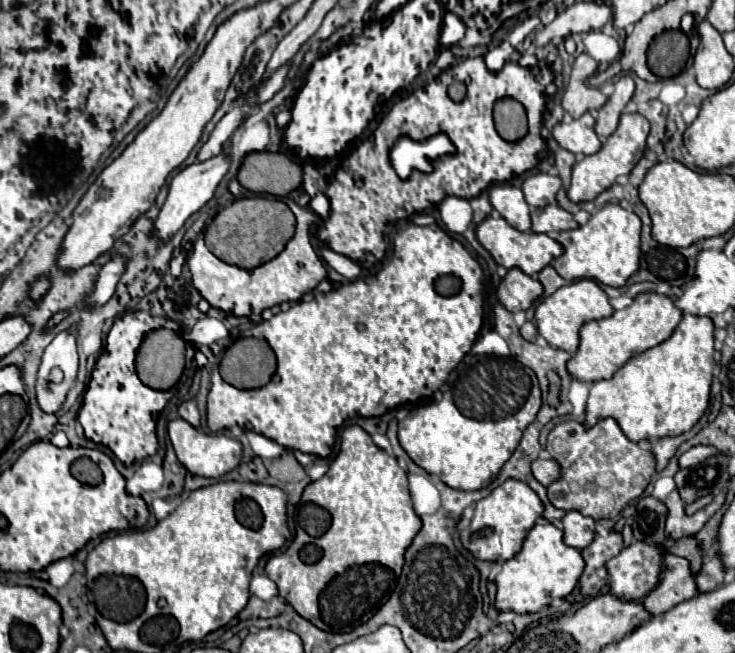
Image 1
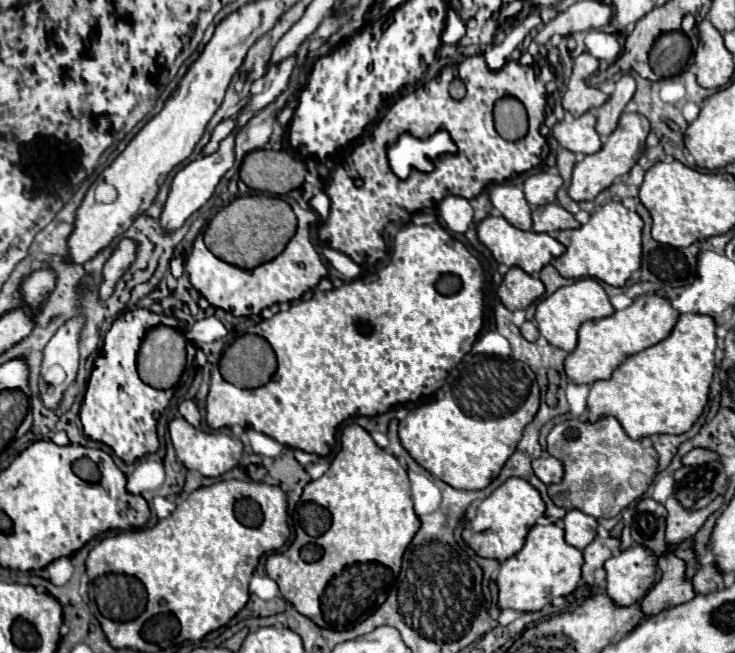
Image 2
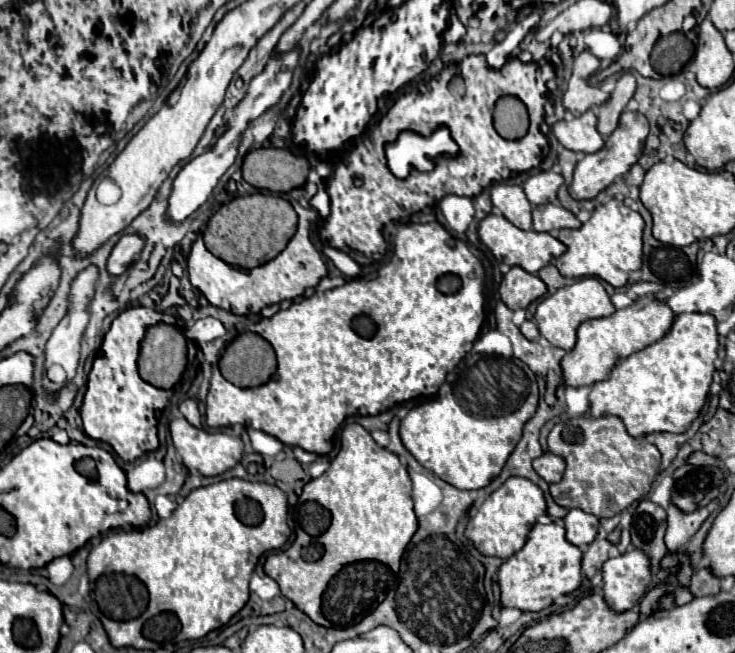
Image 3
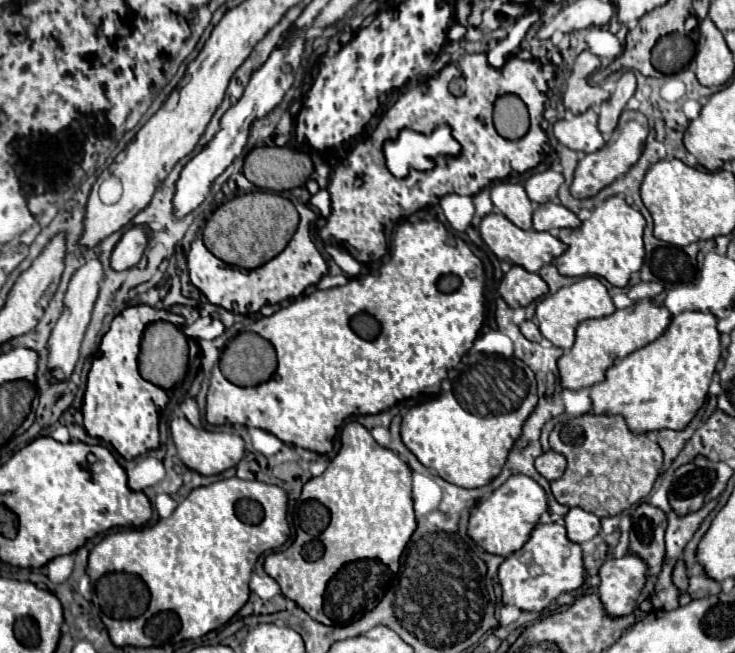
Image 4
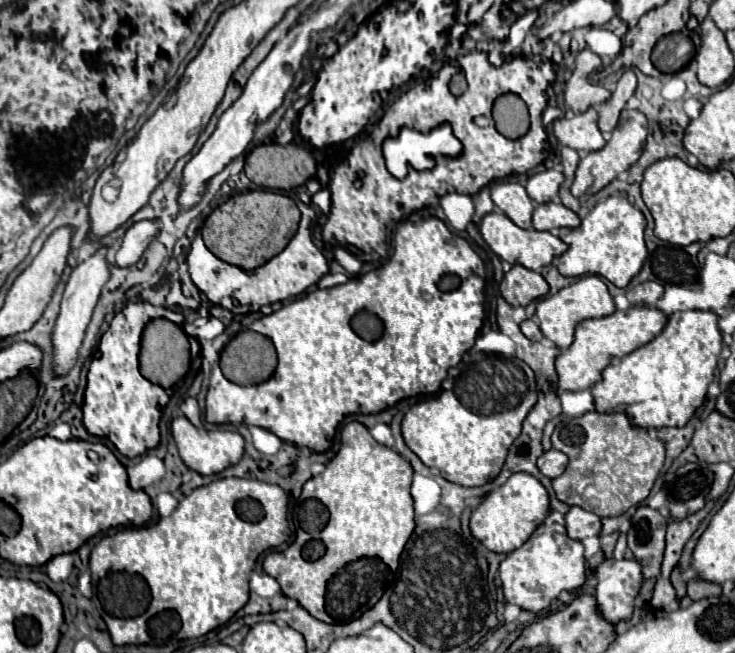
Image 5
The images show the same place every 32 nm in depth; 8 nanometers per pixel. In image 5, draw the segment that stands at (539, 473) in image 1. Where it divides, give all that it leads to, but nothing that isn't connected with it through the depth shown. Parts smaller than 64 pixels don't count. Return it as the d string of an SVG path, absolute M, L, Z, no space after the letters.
M554 448L544 452L540 456L540 460L538 460L538 468L552 480L556 476L560 476L566 470L566 466L568 466L568 456L564 452L560 452L560 450L554 450Z

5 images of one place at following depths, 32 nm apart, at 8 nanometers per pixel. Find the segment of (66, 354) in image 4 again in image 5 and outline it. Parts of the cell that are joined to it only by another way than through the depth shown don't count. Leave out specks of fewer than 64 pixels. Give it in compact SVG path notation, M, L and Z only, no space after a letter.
M104 246L98 248L88 260L80 262L72 270L72 274L70 274L70 278L66 282L66 290L64 290L62 304L60 304L60 314L58 314L54 336L52 336L52 342L54 342L54 366L56 366L56 370L62 370L62 374L64 374L64 370L70 370L70 366L76 362L78 348L82 344L86 326L88 326L88 322L92 318L94 306L96 306L96 302L100 298L100 290L110 278L108 250L110 248L104 248Z

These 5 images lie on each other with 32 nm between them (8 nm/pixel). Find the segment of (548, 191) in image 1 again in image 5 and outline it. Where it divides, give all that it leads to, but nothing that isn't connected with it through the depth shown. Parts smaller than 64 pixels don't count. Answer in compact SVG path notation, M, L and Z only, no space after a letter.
M544 170L534 174L528 184L526 184L526 192L528 196L542 204L542 202L558 202L558 188L564 182L564 174L558 170Z

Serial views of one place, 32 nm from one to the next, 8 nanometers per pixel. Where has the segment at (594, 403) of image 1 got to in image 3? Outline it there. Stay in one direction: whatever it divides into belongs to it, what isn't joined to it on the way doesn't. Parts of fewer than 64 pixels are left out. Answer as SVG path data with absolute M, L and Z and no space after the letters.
M678 314L670 330L654 344L618 360L604 382L596 382L590 390L590 416L620 416L630 436L646 436L652 432L684 432L698 416L708 398L708 388L714 374L714 362L718 358L718 332L716 318L712 314Z

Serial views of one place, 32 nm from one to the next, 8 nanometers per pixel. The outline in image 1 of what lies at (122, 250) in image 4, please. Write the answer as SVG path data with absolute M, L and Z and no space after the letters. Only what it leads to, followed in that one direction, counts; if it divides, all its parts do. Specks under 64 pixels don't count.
M118 254L116 258L112 258L110 262L106 262L100 270L100 276L98 276L98 282L96 282L96 288L90 296L90 306L102 306L106 304L114 290L116 290L116 284L126 268L126 262L128 262L128 256L126 254Z

